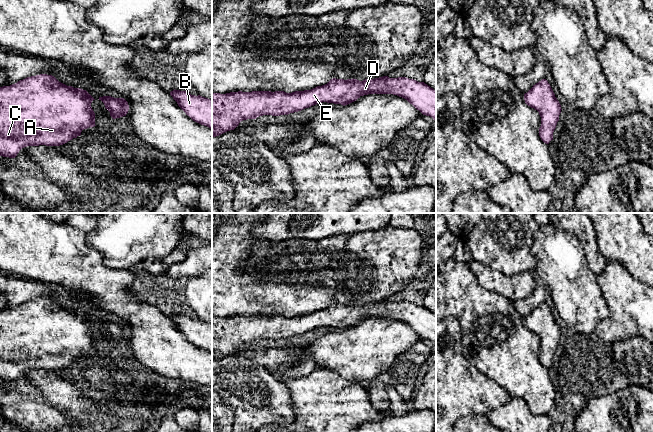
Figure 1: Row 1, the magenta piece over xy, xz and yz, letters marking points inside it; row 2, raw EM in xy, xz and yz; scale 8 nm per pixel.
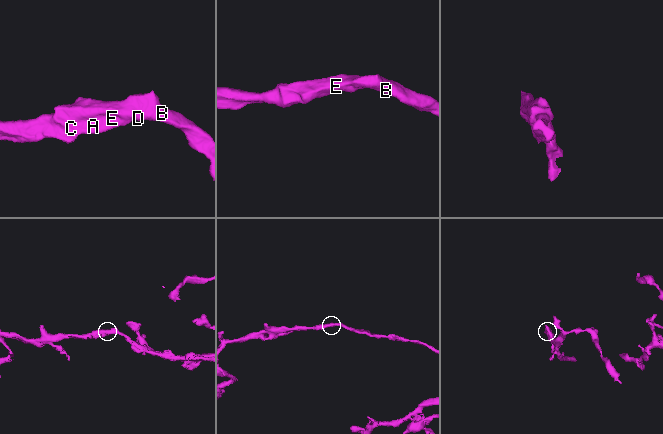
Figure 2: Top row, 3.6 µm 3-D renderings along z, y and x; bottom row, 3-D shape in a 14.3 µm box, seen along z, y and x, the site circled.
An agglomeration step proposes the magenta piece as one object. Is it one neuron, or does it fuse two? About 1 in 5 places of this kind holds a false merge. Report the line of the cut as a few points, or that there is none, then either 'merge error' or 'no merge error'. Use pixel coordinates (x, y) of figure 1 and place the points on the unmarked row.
no cut; no merge error

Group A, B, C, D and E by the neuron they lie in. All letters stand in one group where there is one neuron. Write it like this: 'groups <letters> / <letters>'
groups A B C D E

